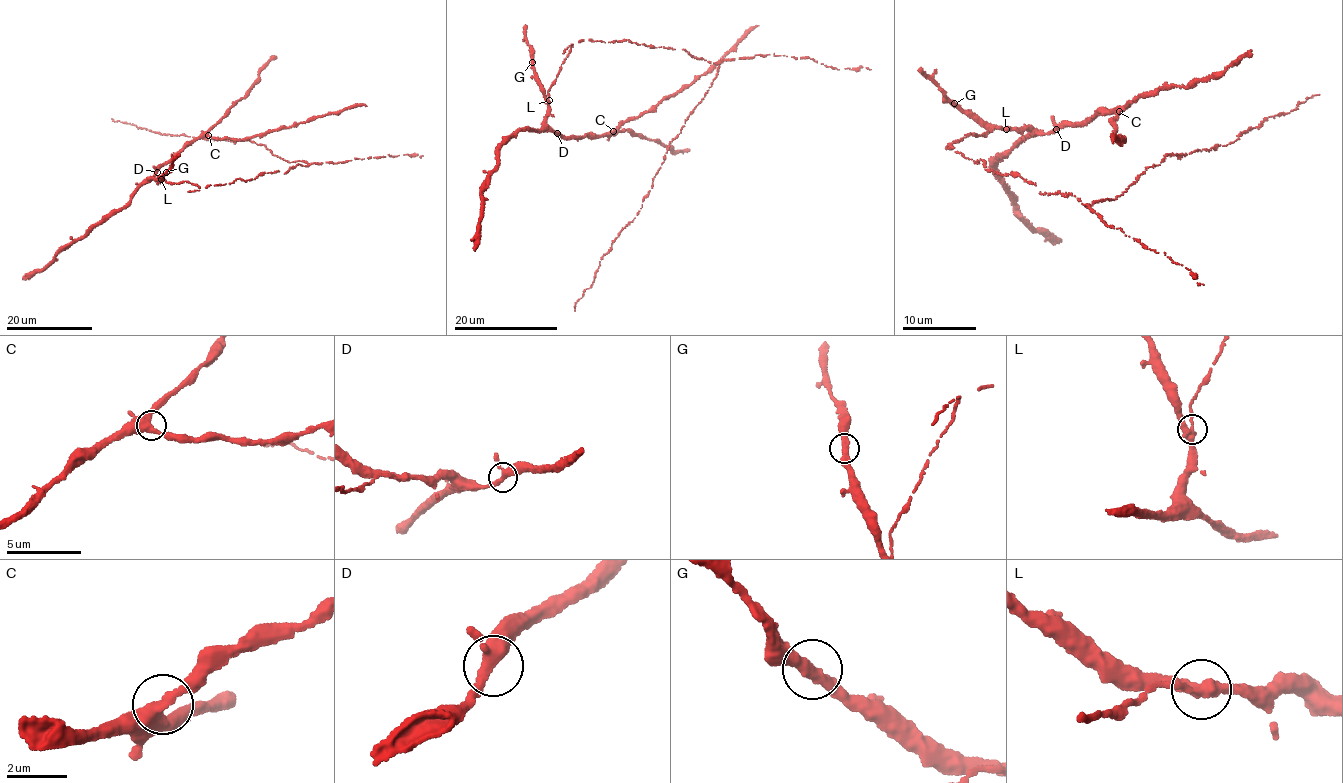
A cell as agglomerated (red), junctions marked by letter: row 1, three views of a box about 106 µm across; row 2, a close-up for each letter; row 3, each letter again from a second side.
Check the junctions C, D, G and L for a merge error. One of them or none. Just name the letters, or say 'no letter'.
L

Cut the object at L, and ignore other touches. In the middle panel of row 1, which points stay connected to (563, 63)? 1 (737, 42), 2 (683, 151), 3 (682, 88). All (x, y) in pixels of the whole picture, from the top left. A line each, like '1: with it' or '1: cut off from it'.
1: cut off from it
2: cut off from it
3: cut off from it

